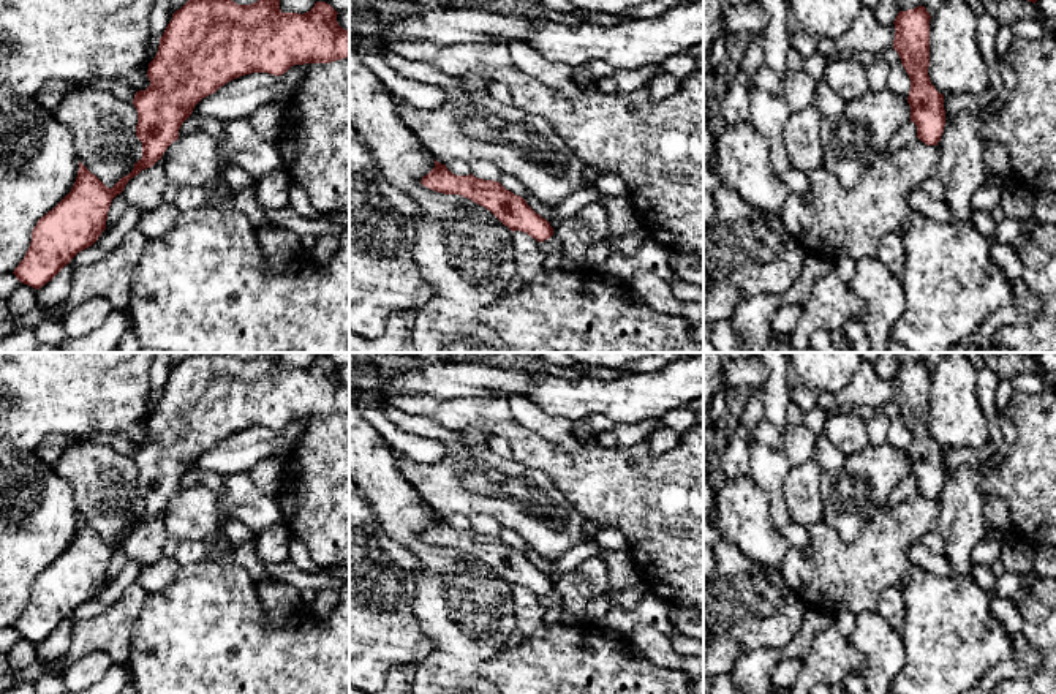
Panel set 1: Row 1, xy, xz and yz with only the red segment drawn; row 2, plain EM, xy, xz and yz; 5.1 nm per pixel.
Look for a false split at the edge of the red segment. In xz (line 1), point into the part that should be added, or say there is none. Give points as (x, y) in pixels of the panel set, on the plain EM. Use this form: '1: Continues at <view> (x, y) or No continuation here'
1: No continuation here

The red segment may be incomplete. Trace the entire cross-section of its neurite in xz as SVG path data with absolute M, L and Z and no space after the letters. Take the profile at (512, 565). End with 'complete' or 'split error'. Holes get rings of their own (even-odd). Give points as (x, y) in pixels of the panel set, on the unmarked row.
M435 514L435 522L421 537L444 549L460 549L490 564L512 587L522 585L544 596L553 590L550 577L536 568L522 550L506 544L500 536L470 530L455 530Z | complete

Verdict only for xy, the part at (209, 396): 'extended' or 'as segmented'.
as segmented

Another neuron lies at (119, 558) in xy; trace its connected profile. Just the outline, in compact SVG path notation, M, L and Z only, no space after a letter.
M122 547L112 553L109 566L107 566L106 583L101 587L101 590L98 591L98 594L93 599L100 598L103 590L119 577L119 574L122 572L122 569L126 564L126 561L128 561L128 556Z

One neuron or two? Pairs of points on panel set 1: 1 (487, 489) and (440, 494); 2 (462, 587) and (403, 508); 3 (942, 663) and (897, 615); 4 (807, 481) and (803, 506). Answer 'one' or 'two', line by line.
1: one
2: one
3: two
4: one

